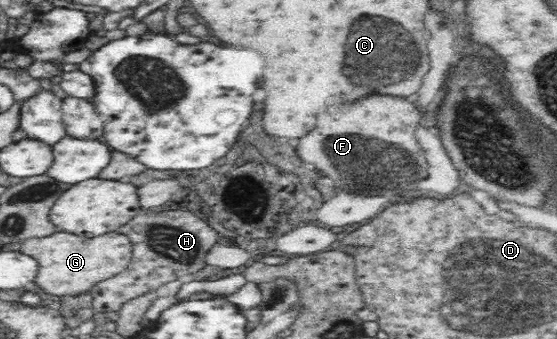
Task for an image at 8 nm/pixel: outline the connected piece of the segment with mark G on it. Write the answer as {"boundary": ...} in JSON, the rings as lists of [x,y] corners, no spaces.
{"boundary":[[[58,232],[46,238],[32,238],[22,242],[20,252],[38,260],[40,270],[36,276],[36,284],[46,294],[70,297],[86,293],[86,290],[89,291],[94,284],[118,276],[129,268],[133,256],[130,240],[118,232],[108,232],[96,238],[82,238],[82,236]]]}

